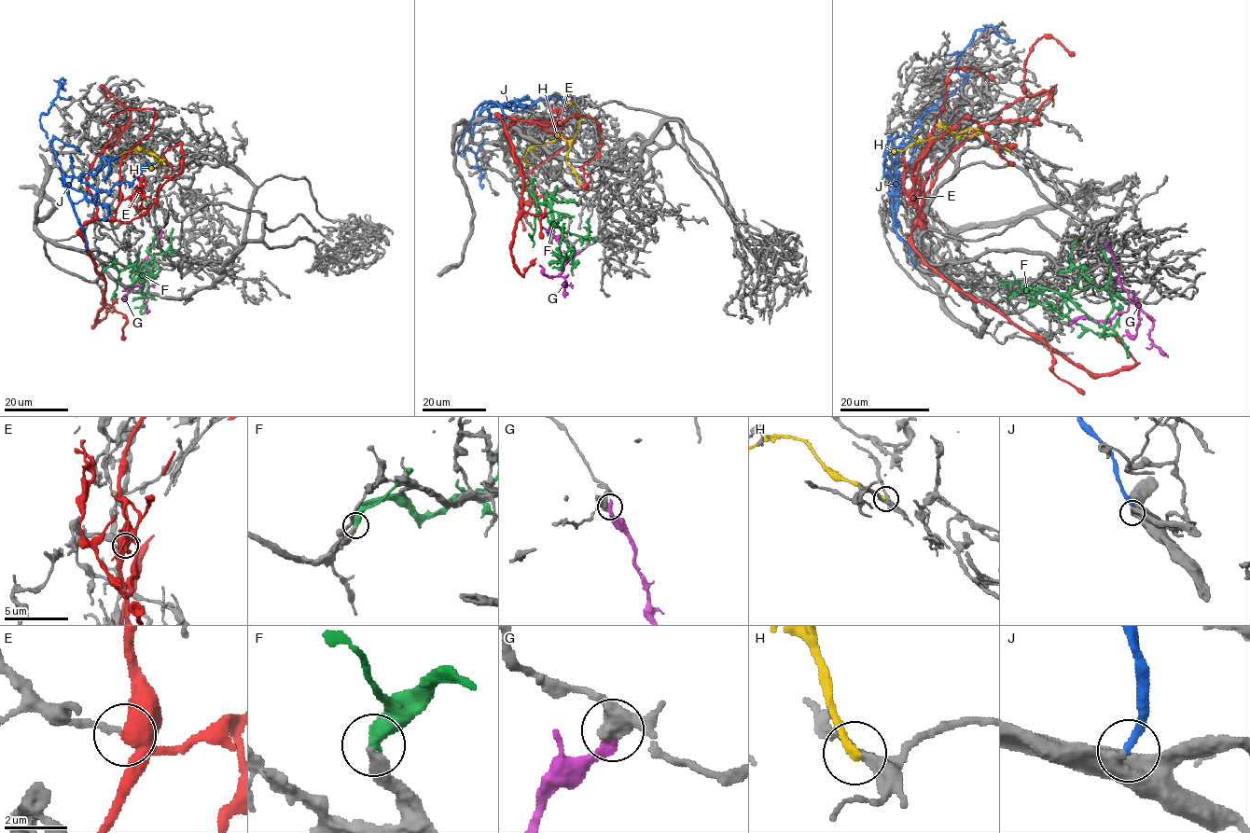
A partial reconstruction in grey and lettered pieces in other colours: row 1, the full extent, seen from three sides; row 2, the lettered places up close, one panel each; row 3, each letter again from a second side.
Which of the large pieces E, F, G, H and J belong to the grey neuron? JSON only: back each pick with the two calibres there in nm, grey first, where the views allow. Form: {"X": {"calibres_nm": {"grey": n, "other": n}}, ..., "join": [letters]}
{"F": {"calibres_nm": {"grey": 340, "other": 500}}, "J": {"calibres_nm": {"grey": 320, "other": 240}}, "join": ["F", "J"]}

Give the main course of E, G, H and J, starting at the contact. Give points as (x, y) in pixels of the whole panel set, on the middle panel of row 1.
E: (536, 120), (514, 119), (504, 132), (530, 199), (543, 213), (547, 195), (529, 200), (520, 208), (524, 230)
G: (579, 253), (565, 262), (562, 270), (559, 242), (540, 227)
H: (579, 185), (566, 162), (569, 143), (559, 136), (532, 146), (524, 157), (525, 163), (531, 164)
J: (504, 118), (495, 103), (486, 102), (462, 135), (458, 152), (468, 147), (475, 154), (482, 188)

